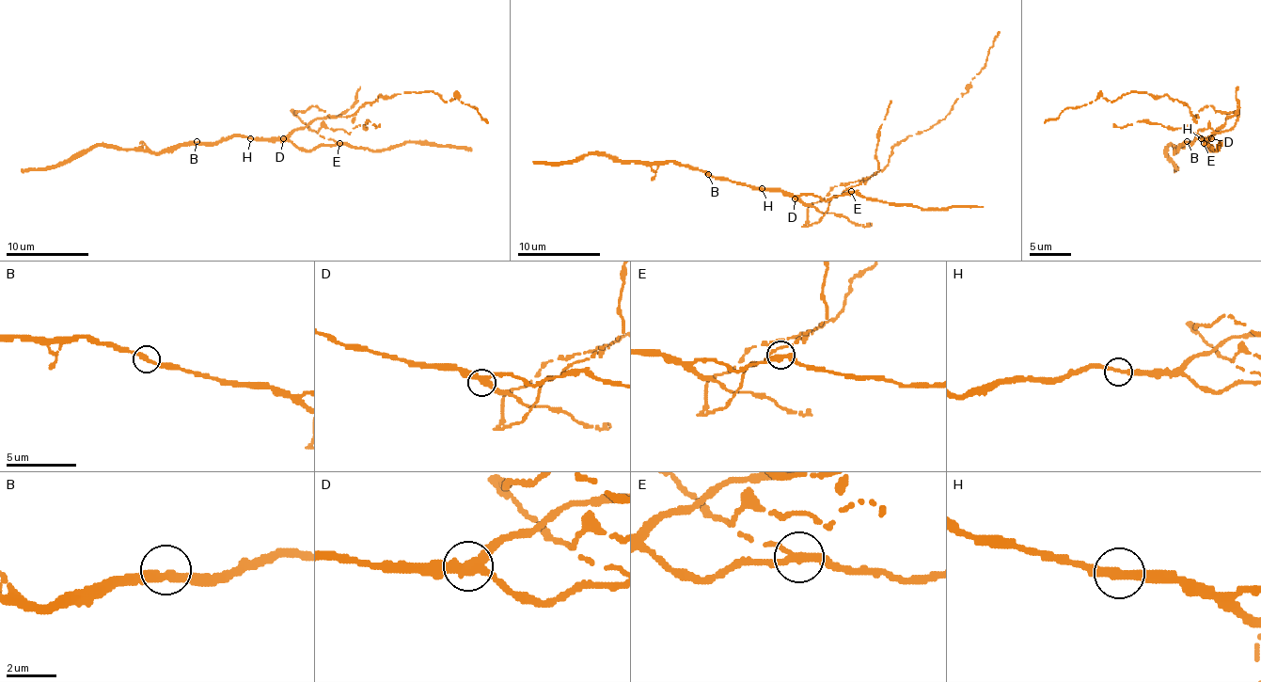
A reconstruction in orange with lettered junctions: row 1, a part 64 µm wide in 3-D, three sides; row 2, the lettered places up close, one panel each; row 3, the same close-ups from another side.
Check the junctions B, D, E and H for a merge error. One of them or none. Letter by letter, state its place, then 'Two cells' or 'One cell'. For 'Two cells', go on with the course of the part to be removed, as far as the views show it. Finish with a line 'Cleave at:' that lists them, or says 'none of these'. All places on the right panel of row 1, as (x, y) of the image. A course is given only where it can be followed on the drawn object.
B: Place: (1187, 141). One cell
D: Place: (1211, 138). One cell
E: Place: (1204, 143). Two cells. Course of the part to remove: (1204, 143), (1237, 114), (1211, 105), (1193, 116), (1176, 100), (1131, 91), (1045, 122)
H: Place: (1201, 138). One cell
Cleave at: E

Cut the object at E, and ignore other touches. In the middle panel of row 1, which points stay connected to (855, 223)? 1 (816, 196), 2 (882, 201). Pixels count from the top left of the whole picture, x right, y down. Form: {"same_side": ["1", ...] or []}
{"same_side": ["1", "2"]}

